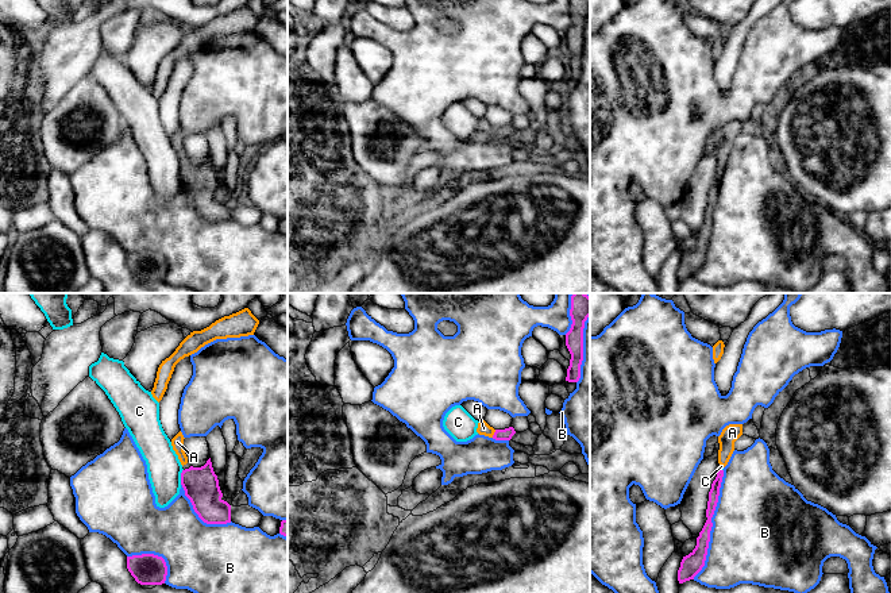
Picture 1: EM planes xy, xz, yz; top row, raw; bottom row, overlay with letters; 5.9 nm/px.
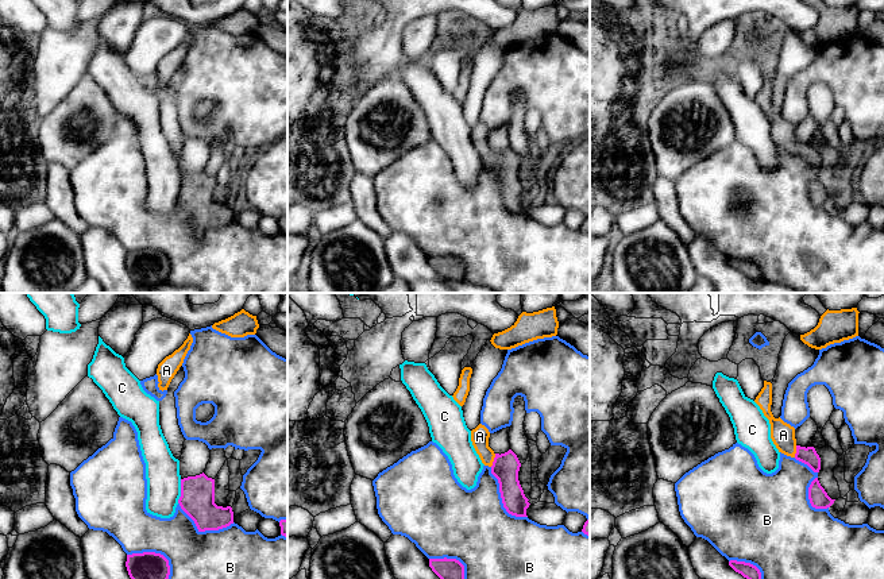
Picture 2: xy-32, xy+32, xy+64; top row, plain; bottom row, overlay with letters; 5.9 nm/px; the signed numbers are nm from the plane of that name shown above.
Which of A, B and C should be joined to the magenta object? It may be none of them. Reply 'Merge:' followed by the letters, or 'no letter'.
Merge: A

